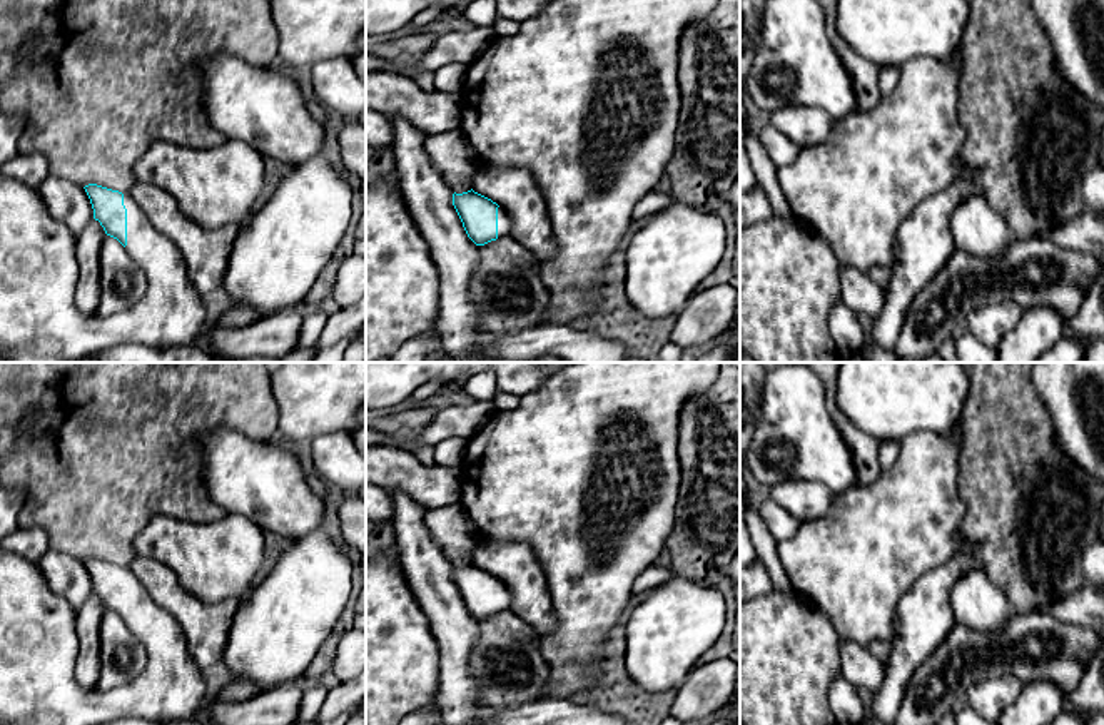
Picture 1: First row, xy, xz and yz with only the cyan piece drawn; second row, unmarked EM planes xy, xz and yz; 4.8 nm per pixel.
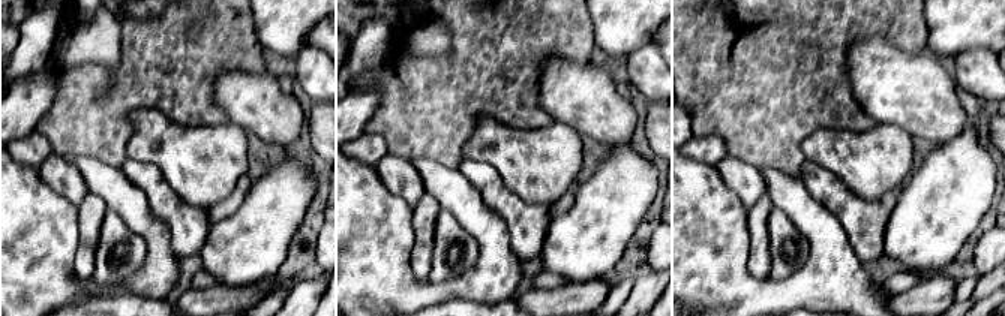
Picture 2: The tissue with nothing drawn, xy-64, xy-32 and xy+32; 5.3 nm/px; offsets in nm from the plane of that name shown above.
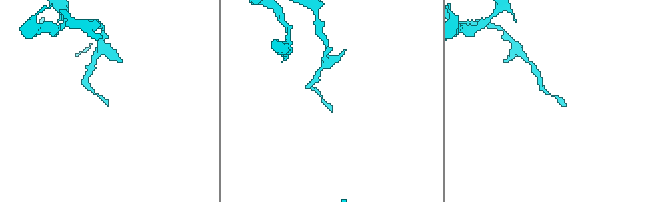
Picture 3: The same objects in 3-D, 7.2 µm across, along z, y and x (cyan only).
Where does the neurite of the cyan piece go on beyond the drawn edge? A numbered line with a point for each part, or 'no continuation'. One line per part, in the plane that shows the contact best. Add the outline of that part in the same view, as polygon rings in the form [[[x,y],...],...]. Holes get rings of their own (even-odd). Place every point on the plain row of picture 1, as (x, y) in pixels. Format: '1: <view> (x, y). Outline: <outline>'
1: xy (39, 645). Outline: [[[0,548],[0,725],[104,725],[125,717],[150,722],[190,720],[212,725],[202,670],[189,653],[180,625],[124,568],[127,628],[147,643],[147,667],[114,690],[87,690],[75,678],[75,608],[55,593],[38,565]]]

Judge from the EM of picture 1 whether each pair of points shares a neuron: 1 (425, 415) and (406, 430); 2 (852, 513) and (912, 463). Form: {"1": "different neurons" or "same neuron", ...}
{"1": "same neuron", "2": "same neuron"}

